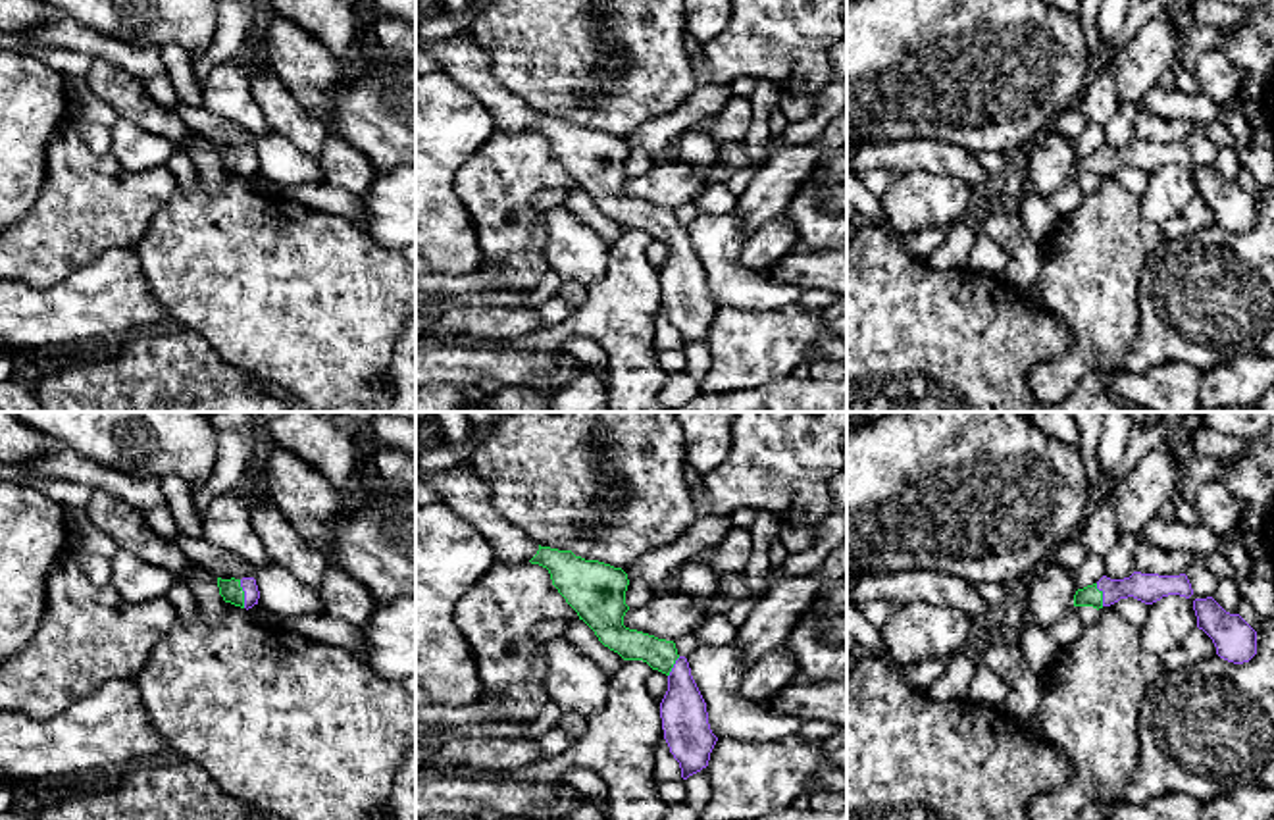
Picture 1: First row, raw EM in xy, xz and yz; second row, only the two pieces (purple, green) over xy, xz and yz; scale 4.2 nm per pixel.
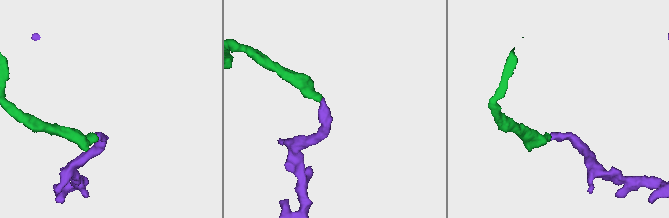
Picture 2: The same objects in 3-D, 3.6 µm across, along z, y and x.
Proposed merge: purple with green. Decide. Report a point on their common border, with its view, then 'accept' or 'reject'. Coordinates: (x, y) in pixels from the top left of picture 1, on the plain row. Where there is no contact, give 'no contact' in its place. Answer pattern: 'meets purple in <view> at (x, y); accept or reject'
meets purple in xy at (245, 162); accept

